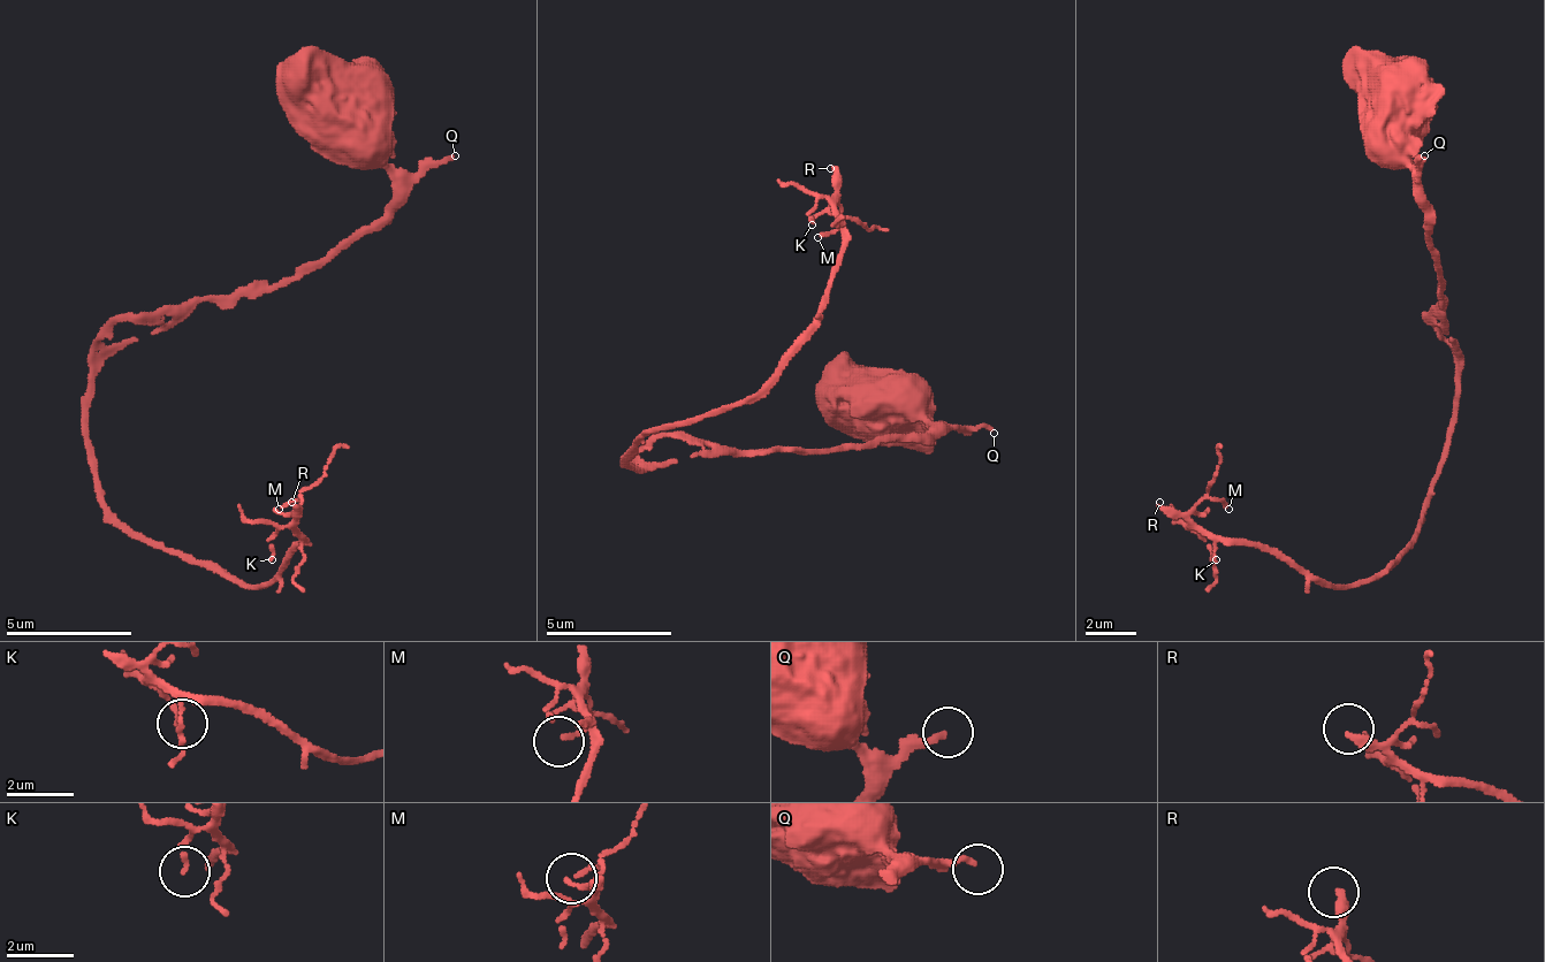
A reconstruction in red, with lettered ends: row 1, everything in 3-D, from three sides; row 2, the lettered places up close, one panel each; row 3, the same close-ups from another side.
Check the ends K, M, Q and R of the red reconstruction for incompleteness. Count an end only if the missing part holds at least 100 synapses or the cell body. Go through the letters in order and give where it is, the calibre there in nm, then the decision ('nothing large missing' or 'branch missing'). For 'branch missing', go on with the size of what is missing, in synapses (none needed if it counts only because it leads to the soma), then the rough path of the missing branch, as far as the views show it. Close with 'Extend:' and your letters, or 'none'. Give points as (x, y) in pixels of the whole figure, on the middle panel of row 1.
K: at (812, 224); 120 nm thick; nothing large missing
M: at (817, 237); 120 nm thick; nothing large missing
Q: at (994, 433); 170 nm thick; nothing large missing
R: at (830, 168); 300 nm thick; branch missing; about 400 synapses
Extend: R

